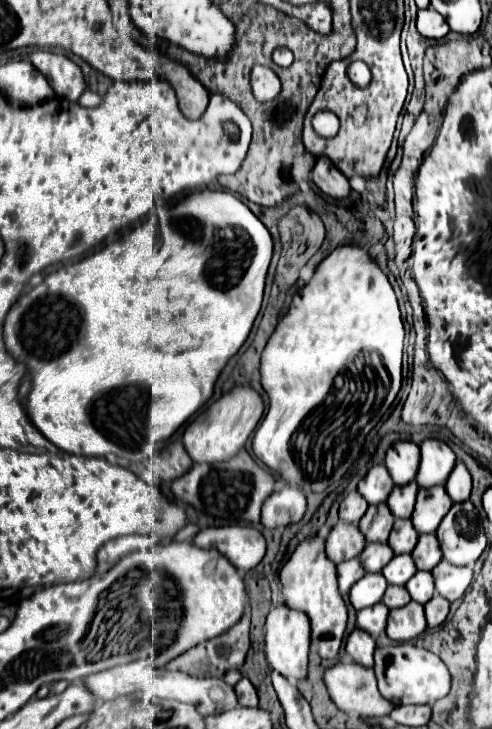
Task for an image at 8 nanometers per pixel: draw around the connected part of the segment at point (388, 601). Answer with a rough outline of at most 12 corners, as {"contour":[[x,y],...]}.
{"contour":[[389,586],[383,604],[401,608],[411,602],[405,586]]}

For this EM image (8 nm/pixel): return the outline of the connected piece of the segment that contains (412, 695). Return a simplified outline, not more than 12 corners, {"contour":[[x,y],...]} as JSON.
{"contour":[[401,642],[374,652],[381,696],[395,706],[449,694],[443,660]]}

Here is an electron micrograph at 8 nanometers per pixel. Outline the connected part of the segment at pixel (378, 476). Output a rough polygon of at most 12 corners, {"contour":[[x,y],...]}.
{"contour":[[385,464],[373,466],[359,482],[369,504],[381,504],[391,492]]}

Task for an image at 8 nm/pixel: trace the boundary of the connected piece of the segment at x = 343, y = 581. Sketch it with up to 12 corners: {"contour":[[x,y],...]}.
{"contour":[[359,558],[337,564],[339,592],[347,600],[351,586],[365,576]]}

